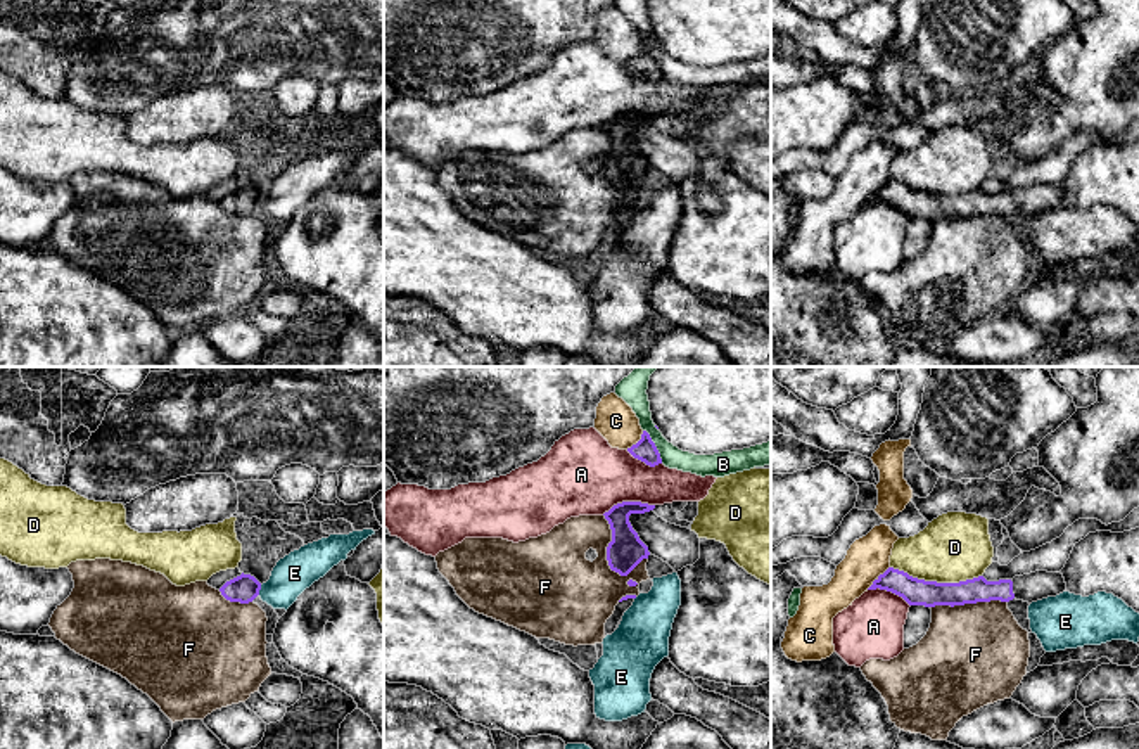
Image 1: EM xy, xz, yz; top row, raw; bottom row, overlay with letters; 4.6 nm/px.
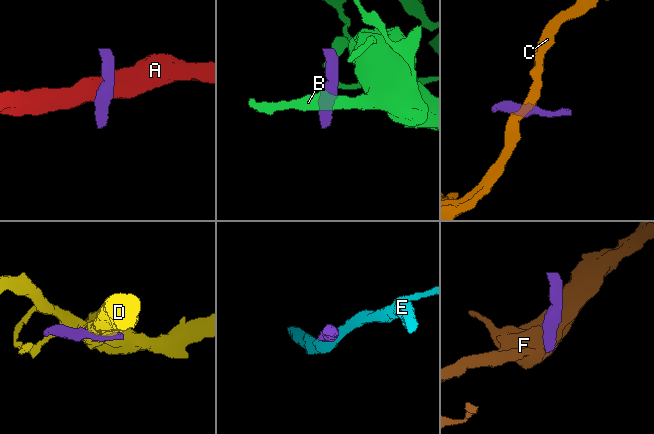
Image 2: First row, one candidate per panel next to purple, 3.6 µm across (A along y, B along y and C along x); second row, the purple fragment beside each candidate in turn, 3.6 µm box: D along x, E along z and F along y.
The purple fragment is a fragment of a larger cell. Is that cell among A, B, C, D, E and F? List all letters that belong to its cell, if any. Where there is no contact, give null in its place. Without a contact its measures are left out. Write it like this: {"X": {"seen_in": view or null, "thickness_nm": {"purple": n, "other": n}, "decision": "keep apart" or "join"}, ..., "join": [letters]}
{"A": {"seen_in": "xz", "thickness_nm": {"purple": 170, "other": 380}, "decision": "keep apart"}, "B": {"seen_in": "xz", "thickness_nm": {"purple": 110, "other": 100}, "decision": "keep apart"}, "C": {"seen_in": "yz", "thickness_nm": {"purple": 130, "other": 200}, "decision": "keep apart"}, "D": {"seen_in": "yz", "thickness_nm": {"purple": 130, "other": 320}, "decision": "keep apart"}, "E": {"seen_in": "xy", "thickness_nm": {"purple": 140, "other": 180}, "decision": "keep apart"}, "F": {"seen_in": "xz", "thickness_nm": {"purple": 170, "other": 320}, "decision": "keep apart"}, "join": []}

